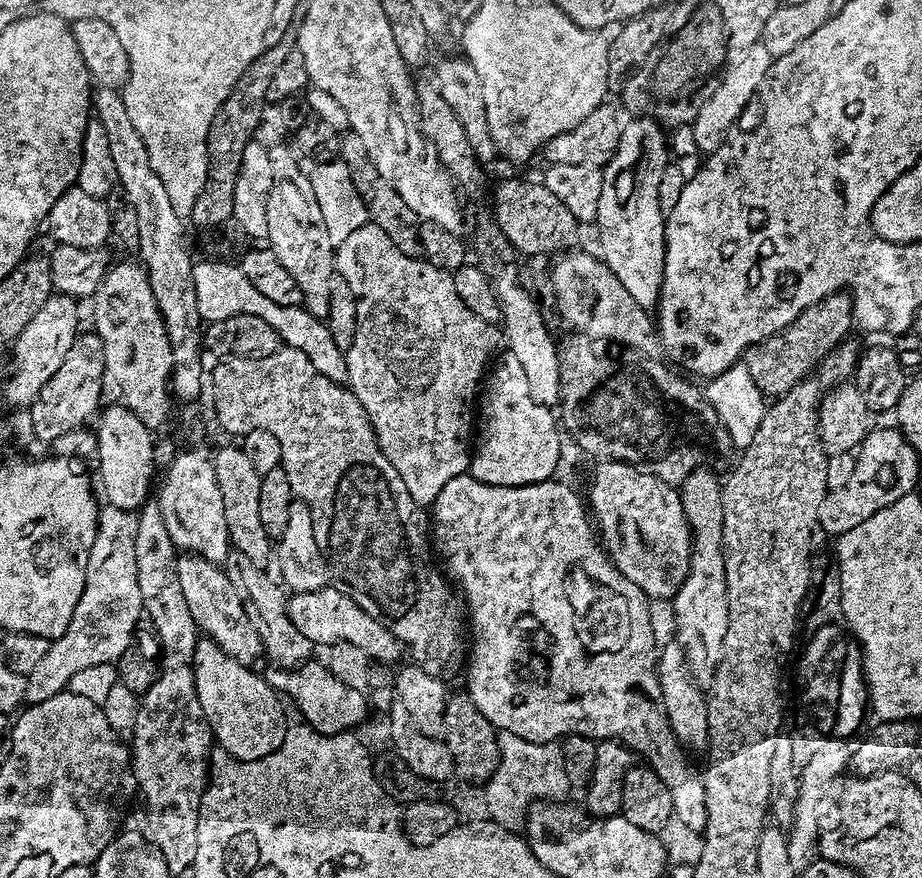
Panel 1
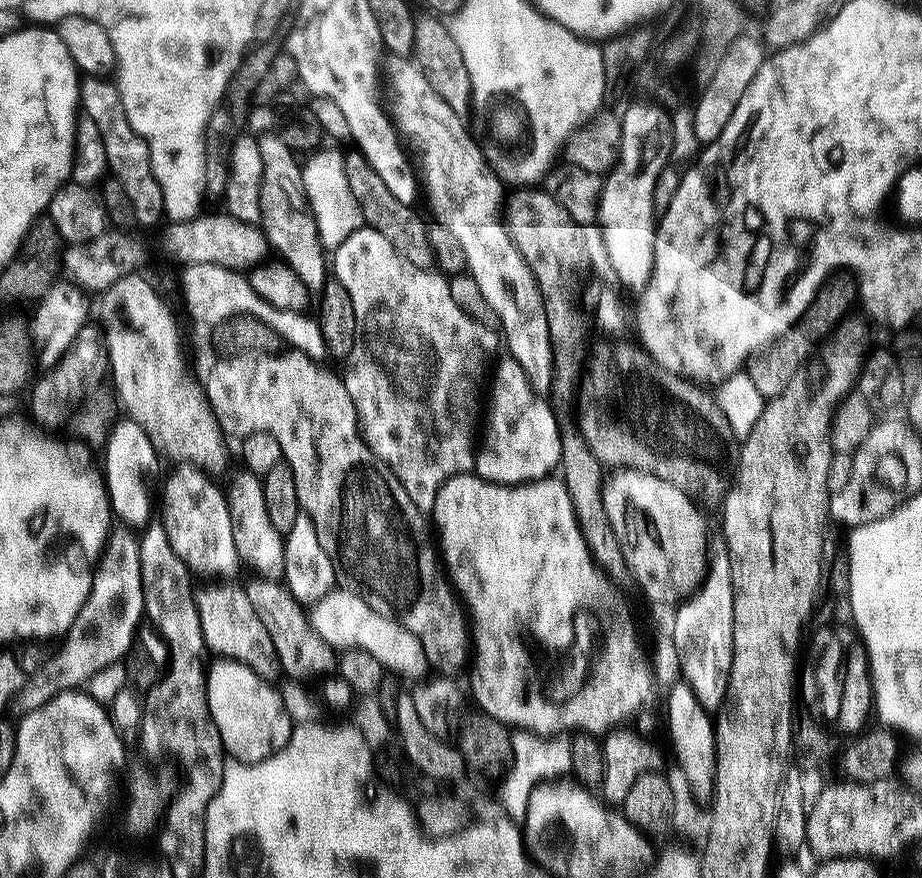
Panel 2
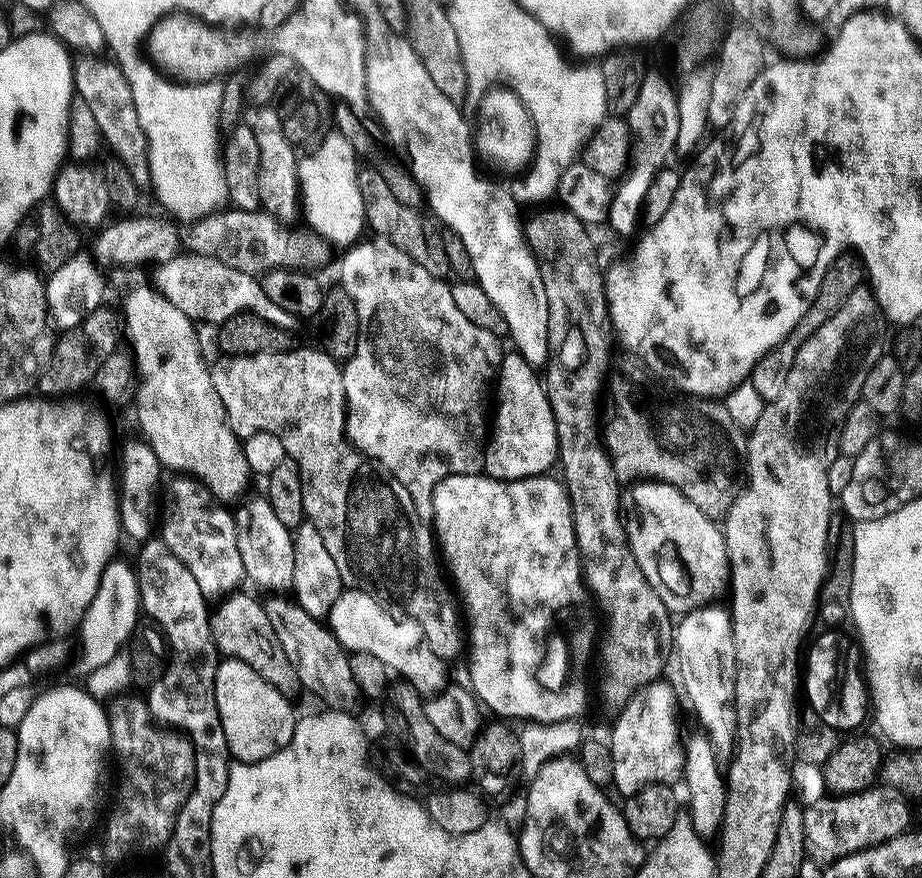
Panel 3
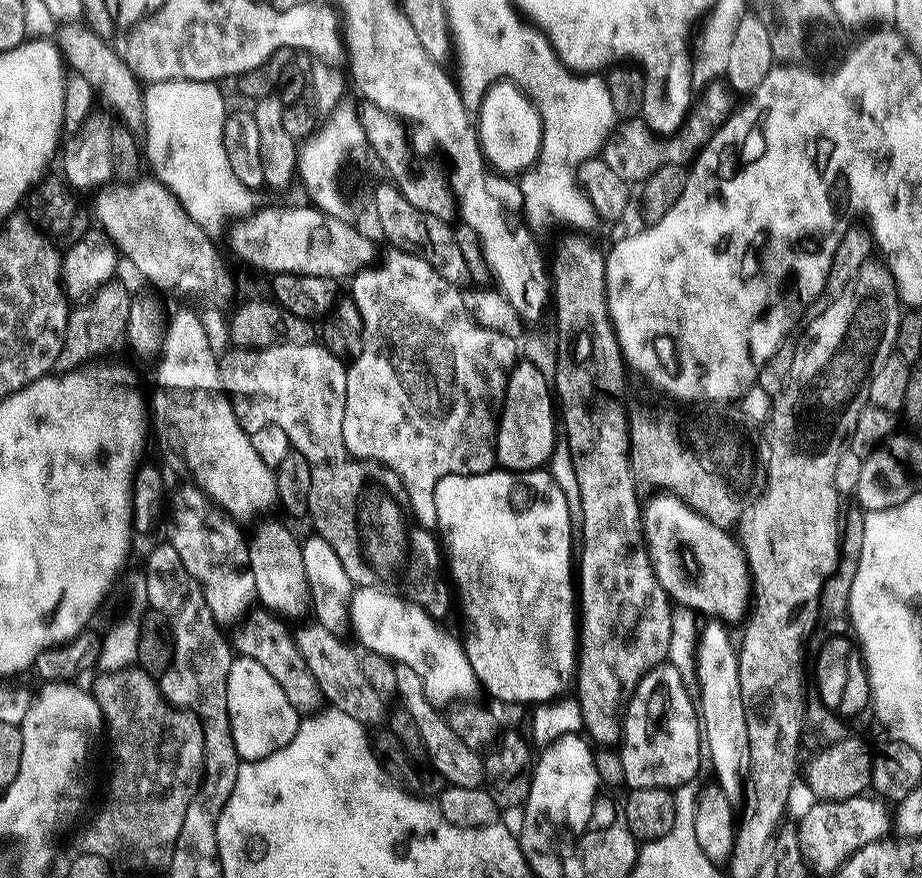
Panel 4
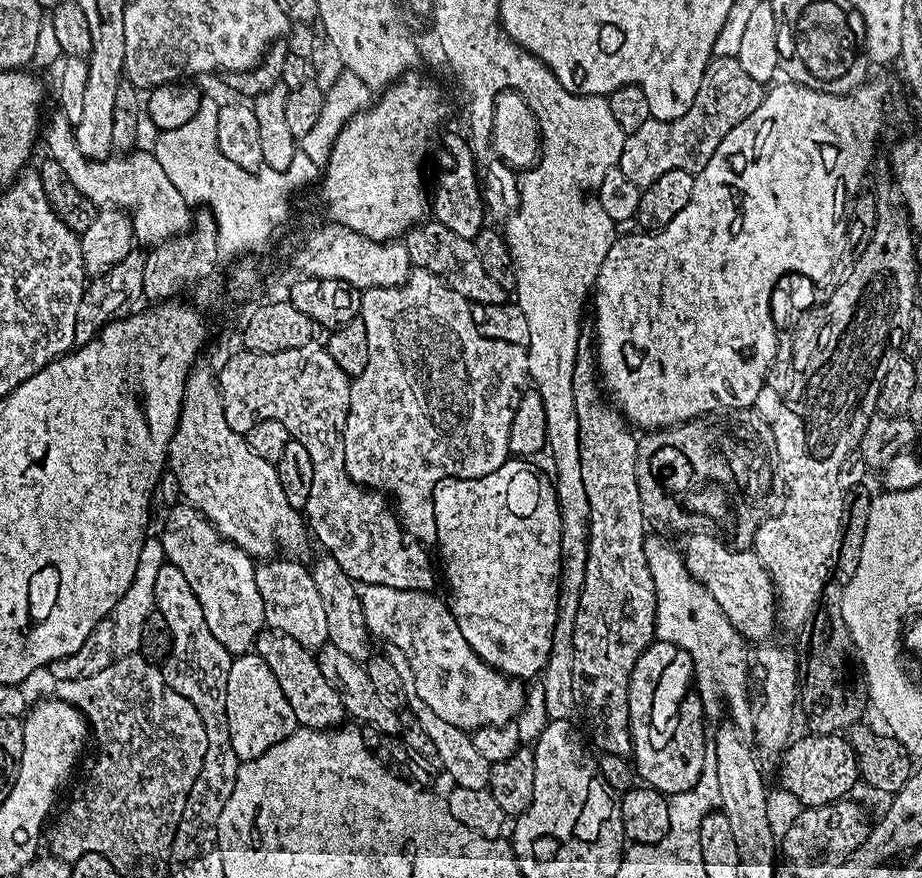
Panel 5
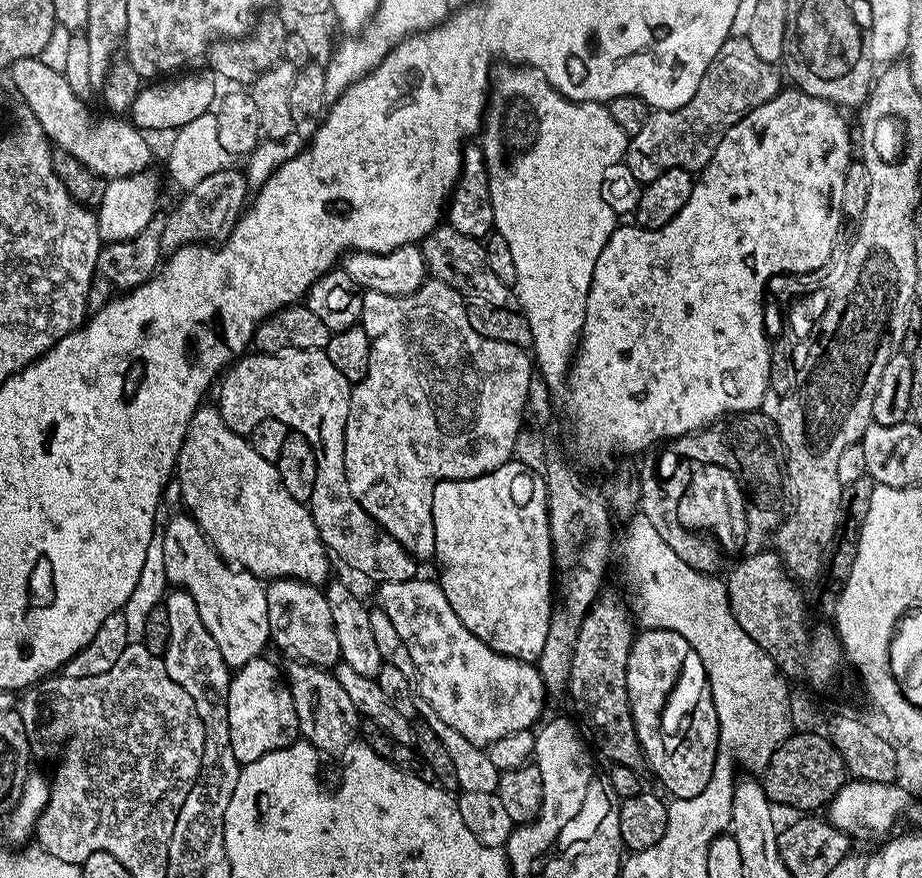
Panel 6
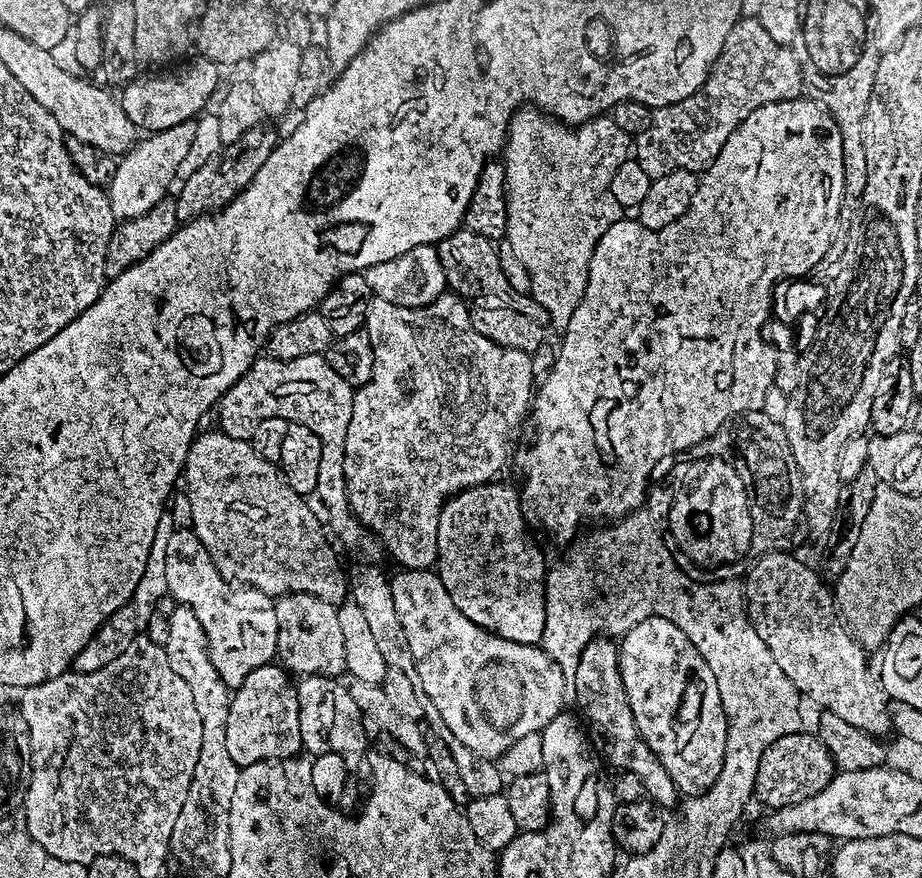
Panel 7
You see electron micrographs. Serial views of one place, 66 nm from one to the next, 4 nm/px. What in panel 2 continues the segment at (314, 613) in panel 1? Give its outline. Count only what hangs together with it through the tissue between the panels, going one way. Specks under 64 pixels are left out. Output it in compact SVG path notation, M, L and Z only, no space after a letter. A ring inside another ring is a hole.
M334 590L329 596L324 596L311 609L312 629L331 648L337 650L361 648L366 650L366 654L374 654L374 658L378 658L378 662L397 677L420 676L424 671L429 671L430 665L422 650L421 640L406 625L400 623L399 619L391 615L383 616L378 609L371 608L363 598L365 599L356 590Z

